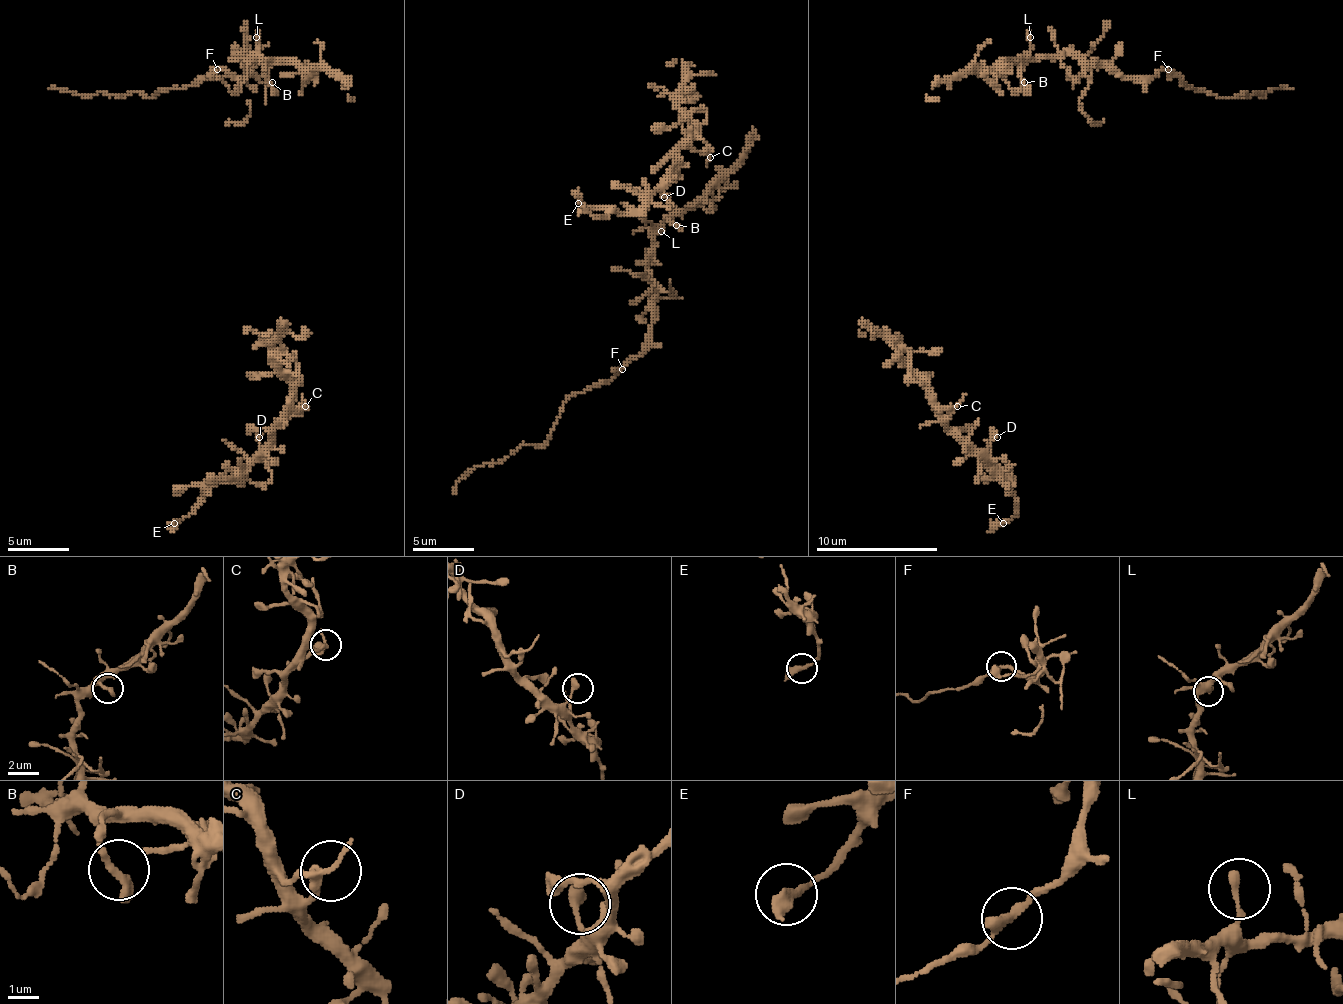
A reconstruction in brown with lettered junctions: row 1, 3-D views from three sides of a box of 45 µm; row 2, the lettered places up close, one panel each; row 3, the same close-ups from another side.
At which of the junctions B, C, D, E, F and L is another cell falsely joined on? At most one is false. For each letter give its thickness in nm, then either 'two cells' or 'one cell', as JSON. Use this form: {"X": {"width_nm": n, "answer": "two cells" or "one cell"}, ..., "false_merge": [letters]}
{"B": {"width_nm": 420, "answer": "one cell"}, "C": {"width_nm": 340, "answer": "one cell"}, "D": {"width_nm": 400, "answer": "one cell"}, "E": {"width_nm": 340, "answer": "one cell"}, "F": {"width_nm": 320, "answer": "two cells"}, "L": {"width_nm": 300, "answer": "one cell"}, "false_merge": ["F"]}

